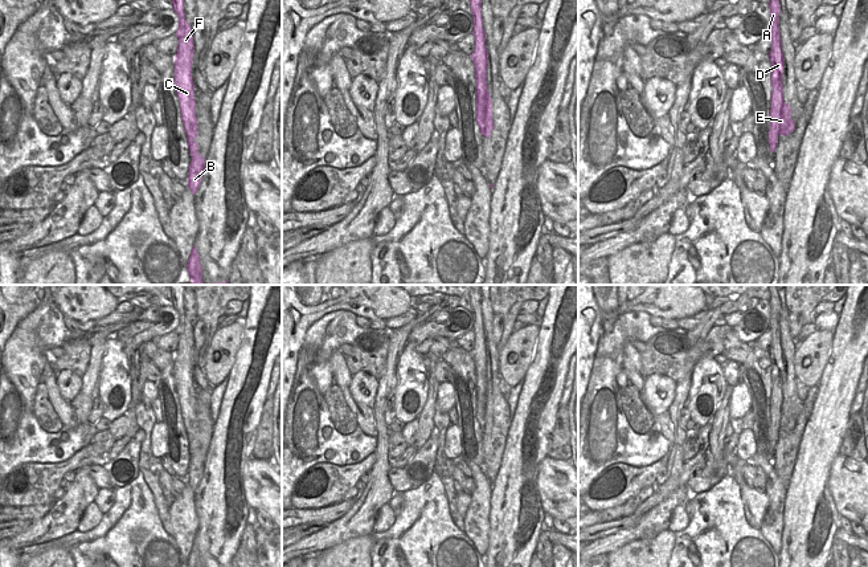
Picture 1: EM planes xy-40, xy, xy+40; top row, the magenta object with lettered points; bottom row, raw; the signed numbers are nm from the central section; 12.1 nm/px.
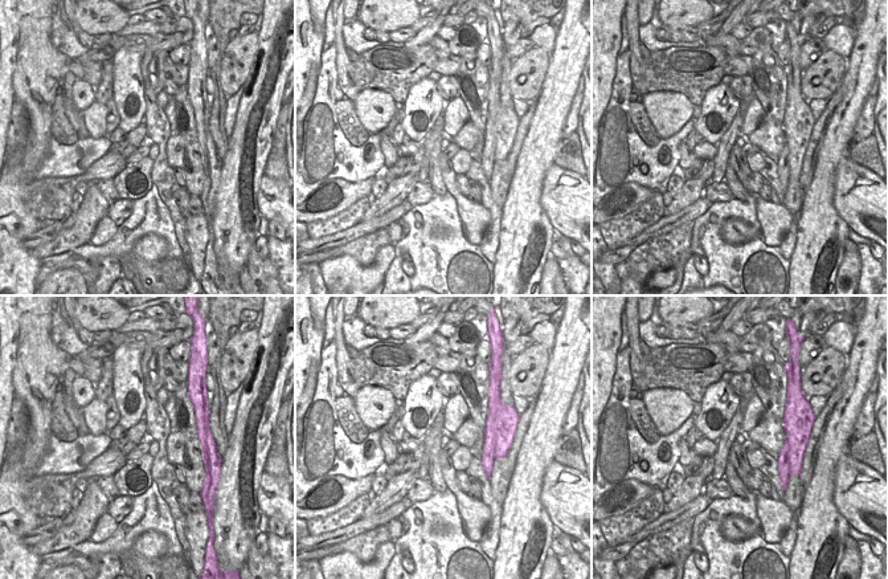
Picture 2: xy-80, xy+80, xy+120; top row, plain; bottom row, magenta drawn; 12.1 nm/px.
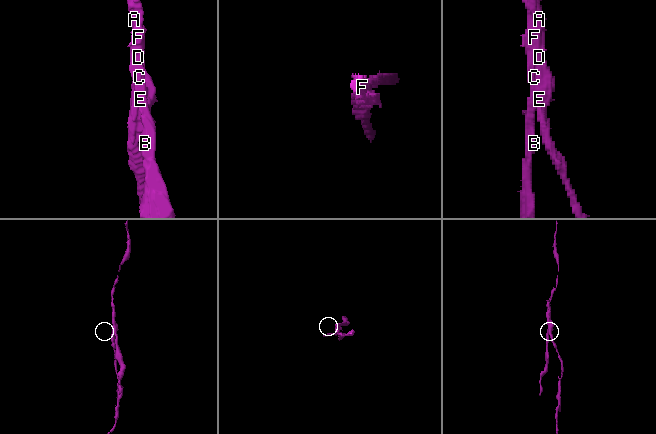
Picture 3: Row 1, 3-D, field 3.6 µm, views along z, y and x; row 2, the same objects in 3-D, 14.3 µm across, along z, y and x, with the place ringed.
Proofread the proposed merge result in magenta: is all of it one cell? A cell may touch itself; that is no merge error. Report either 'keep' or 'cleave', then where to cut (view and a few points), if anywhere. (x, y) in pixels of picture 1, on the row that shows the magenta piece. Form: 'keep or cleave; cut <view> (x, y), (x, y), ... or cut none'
cleave; cut xy (491, 102), (486, 109), (483, 134)

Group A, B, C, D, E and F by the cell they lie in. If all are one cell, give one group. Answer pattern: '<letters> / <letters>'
A C D E F / B

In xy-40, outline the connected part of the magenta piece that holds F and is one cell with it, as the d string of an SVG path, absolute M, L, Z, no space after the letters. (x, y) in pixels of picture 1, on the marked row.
M172 0L172 4L179 16L179 29L175 33L179 38L177 53L175 54L175 85L184 117L191 110L191 105L196 103L192 77L195 42L191 24L185 20L184 0Z

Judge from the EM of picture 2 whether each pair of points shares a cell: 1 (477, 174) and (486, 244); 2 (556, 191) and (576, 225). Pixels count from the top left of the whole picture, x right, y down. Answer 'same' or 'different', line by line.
1: same
2: same

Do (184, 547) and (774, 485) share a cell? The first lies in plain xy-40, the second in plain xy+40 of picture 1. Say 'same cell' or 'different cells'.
same cell

